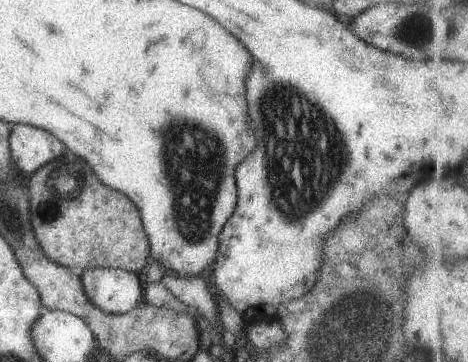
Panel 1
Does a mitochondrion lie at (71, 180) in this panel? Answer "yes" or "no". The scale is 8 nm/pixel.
yes

